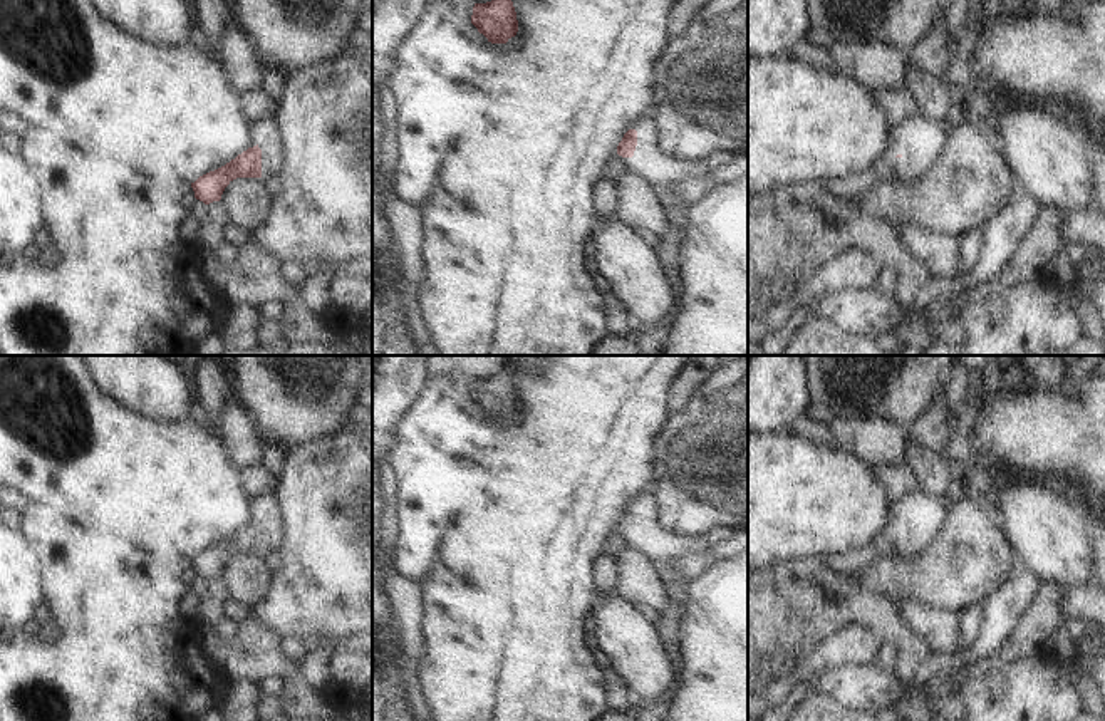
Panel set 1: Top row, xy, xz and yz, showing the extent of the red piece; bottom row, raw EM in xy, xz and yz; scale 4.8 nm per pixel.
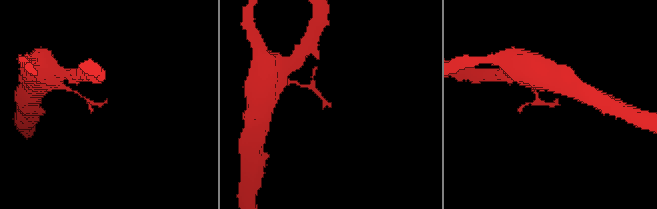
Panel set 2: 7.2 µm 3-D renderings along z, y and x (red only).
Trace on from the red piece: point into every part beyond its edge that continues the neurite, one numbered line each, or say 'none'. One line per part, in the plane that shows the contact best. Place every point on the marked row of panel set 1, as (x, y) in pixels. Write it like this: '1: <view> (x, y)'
1: xy (265, 129)

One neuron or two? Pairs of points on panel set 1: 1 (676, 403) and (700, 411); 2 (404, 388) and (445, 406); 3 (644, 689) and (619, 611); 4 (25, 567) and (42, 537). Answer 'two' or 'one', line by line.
1: two
2: two
3: one
4: two

